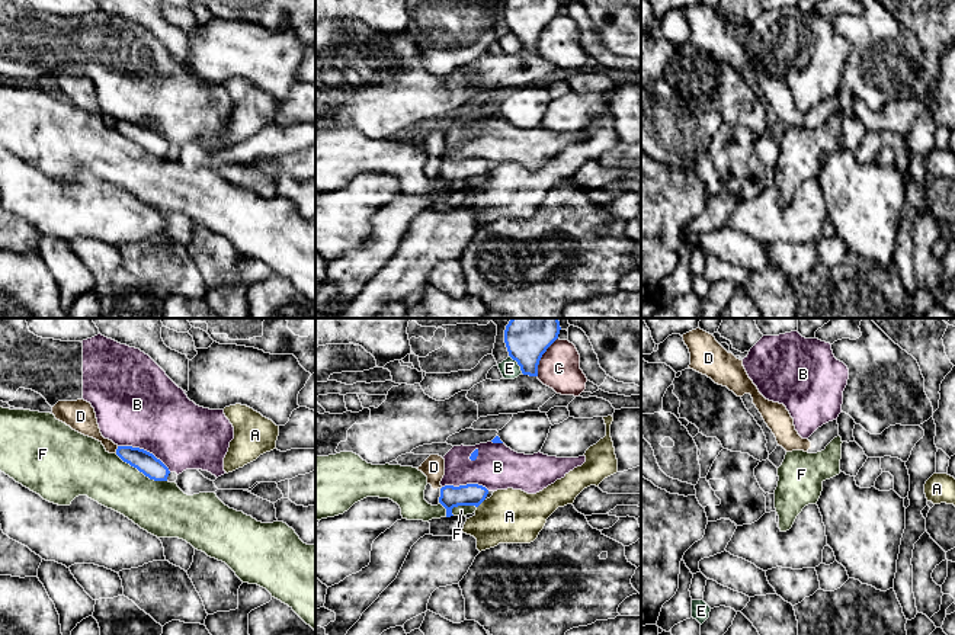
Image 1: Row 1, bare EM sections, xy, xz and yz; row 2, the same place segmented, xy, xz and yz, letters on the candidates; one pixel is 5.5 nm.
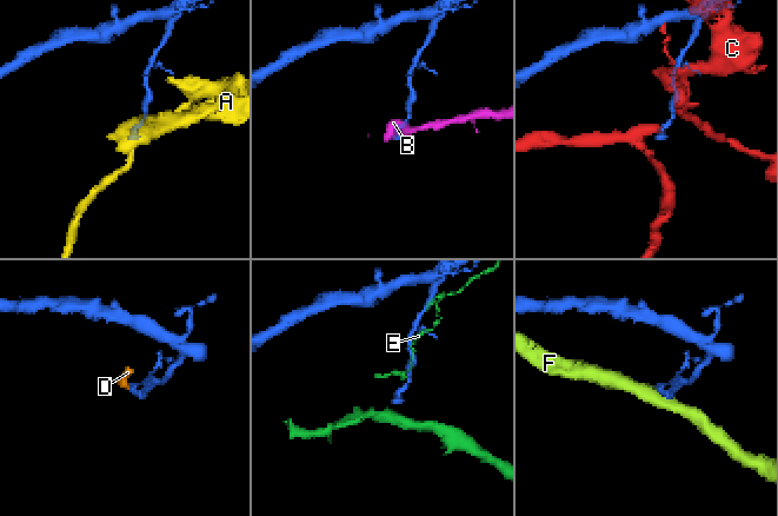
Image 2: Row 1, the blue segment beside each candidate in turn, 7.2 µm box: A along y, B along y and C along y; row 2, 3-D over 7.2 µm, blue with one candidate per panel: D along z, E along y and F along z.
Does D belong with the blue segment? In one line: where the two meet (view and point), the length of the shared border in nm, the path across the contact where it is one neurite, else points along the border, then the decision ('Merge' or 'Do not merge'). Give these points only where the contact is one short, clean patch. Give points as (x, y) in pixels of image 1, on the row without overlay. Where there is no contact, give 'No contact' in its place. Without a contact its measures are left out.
Touches blue at xy (117, 124). Shared border 40 nm. Boundary: xy (118, 121), (115, 127). Do not merge

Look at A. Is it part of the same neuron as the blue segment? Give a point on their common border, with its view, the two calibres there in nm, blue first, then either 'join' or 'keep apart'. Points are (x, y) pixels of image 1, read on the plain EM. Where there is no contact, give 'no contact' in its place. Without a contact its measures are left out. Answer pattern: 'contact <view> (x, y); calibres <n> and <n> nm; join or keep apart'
contact xz (481, 176); calibres 130 and 300 nm; keep apart

